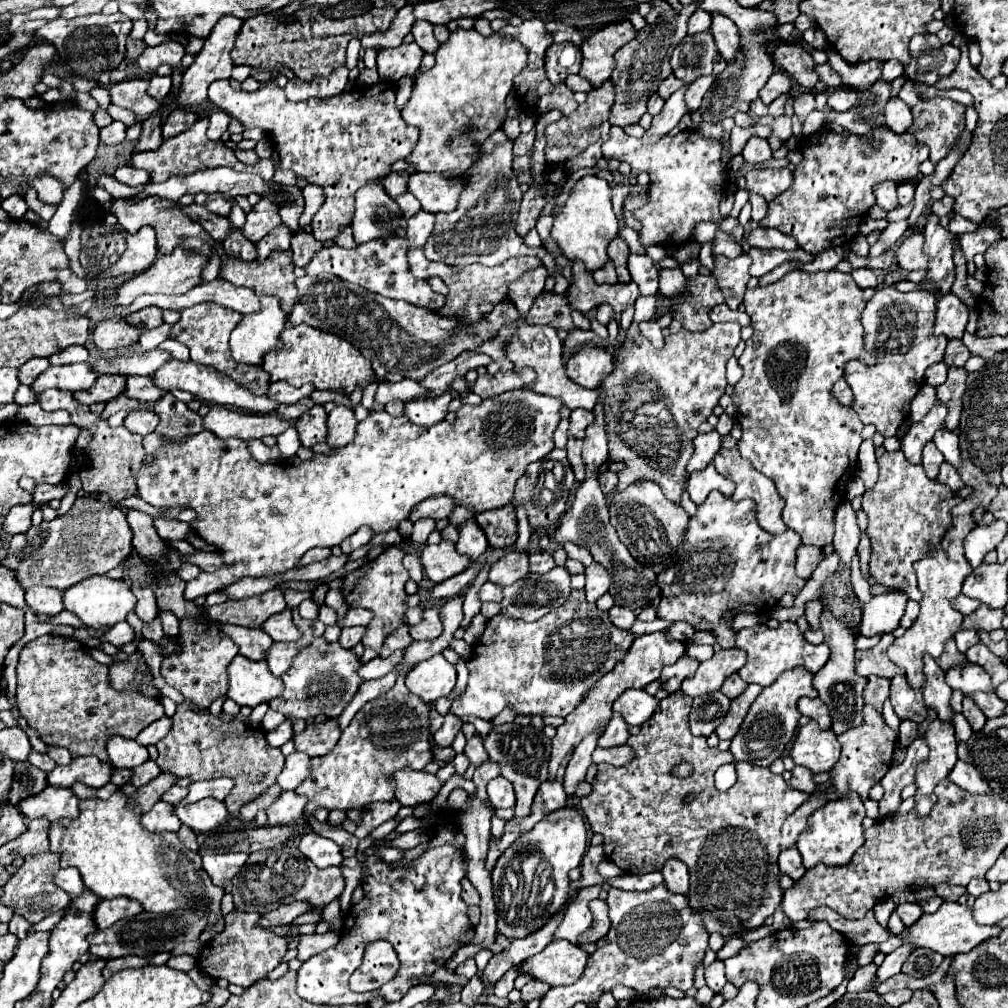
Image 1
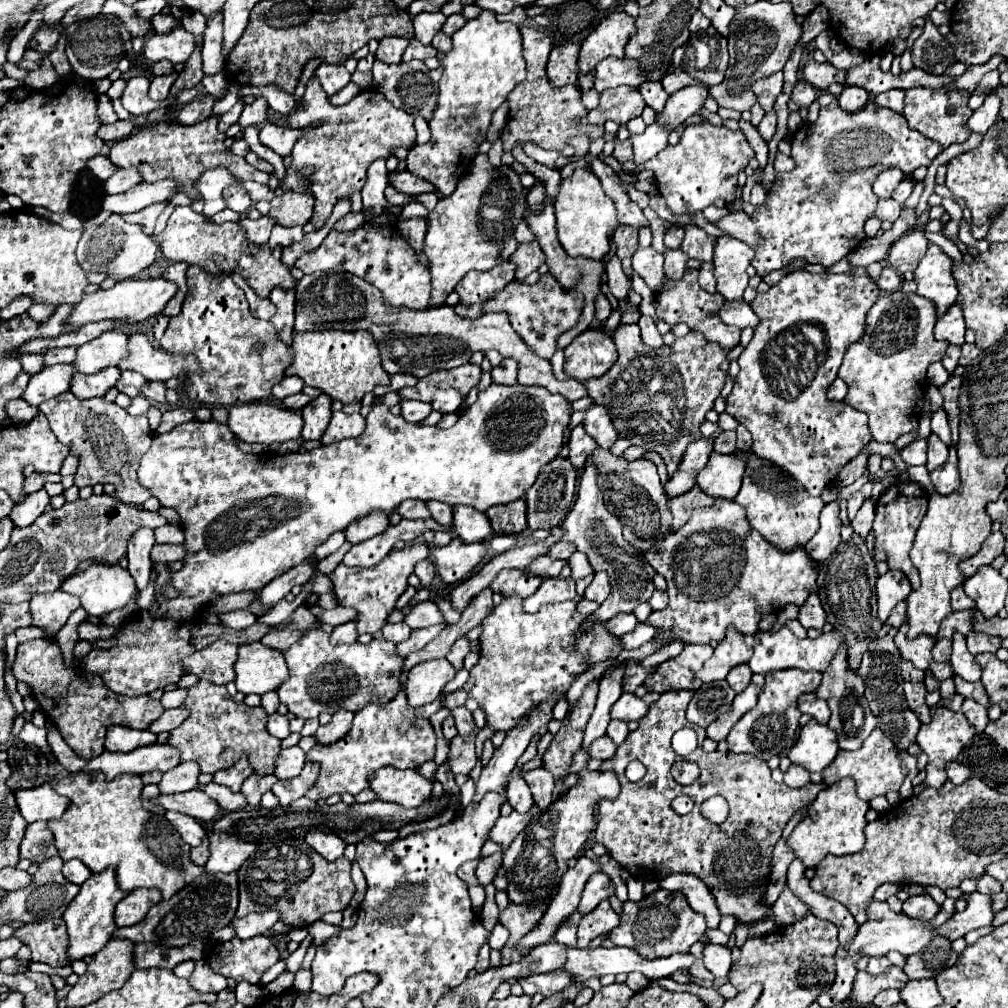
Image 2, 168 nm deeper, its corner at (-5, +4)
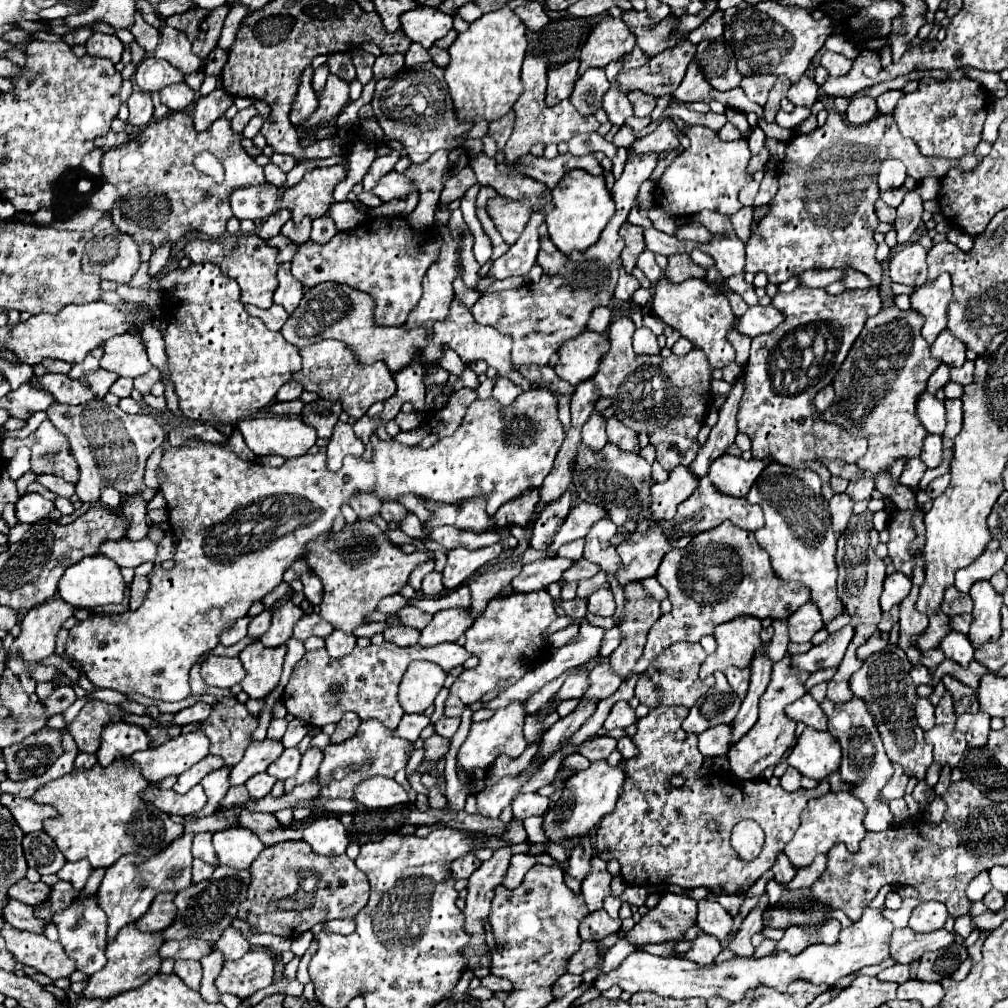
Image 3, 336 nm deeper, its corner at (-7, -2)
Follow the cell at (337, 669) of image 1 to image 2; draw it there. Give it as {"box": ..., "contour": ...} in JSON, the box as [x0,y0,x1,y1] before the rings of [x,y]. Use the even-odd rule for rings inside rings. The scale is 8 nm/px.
{"box":[278,628,404,720],"contour":[[[316,628],[300,642],[296,642],[286,656],[290,678],[278,688],[280,702],[288,706],[292,714],[302,720],[318,718],[318,714],[334,714],[338,710],[358,712],[370,702],[388,702],[396,696],[400,682],[400,668],[404,658],[394,654],[394,644],[384,638],[372,640],[370,644],[330,644],[330,634]]]}

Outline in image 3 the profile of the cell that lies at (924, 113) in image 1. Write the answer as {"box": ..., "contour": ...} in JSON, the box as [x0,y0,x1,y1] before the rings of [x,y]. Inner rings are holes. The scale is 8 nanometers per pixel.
{"box":[892,76,988,160],"contour":[[[926,76],[918,80],[918,90],[902,96],[902,102],[898,102],[892,116],[898,124],[898,130],[906,138],[914,140],[924,156],[956,160],[964,154],[974,152],[978,142],[982,140],[986,102],[988,92],[976,80],[970,80],[966,76],[960,80],[936,80]]]}

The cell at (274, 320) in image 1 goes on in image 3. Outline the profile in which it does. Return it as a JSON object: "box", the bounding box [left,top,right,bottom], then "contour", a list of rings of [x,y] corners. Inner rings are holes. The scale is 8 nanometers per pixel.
{"box":[274,262,304,314],"contour":[[[290,262],[278,266],[278,282],[280,282],[280,286],[278,286],[276,294],[274,294],[274,304],[284,306],[286,312],[292,314],[298,308],[300,300],[302,300],[302,288],[304,286],[302,286],[302,282],[298,282],[292,276]]]}

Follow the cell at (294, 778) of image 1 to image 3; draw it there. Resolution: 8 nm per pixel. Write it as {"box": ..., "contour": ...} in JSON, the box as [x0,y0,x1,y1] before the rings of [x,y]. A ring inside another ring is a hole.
{"box":[268,748,302,780],"contour":[[[286,748],[284,754],[268,766],[268,774],[278,780],[286,780],[296,774],[296,770],[300,766],[300,758],[302,758],[302,754],[298,748]]]}

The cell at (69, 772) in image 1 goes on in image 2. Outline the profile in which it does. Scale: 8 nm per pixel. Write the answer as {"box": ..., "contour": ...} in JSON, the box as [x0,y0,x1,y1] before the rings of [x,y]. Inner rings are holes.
{"box":[86,744,180,780],"contour":[[[152,744],[136,748],[128,754],[112,754],[104,750],[100,756],[90,758],[86,772],[102,772],[108,780],[120,774],[144,774],[152,770],[166,772],[180,764],[180,752],[168,744]]]}

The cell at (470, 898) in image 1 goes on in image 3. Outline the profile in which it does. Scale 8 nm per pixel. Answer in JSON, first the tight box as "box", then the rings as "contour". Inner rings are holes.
{"box":[450,854,480,880],"contour":[[[466,854],[466,856],[458,858],[454,864],[450,864],[450,872],[452,872],[452,876],[454,876],[456,880],[460,880],[460,878],[470,878],[470,874],[472,874],[474,870],[478,870],[478,866],[480,866],[480,860],[478,860],[474,854]]]}

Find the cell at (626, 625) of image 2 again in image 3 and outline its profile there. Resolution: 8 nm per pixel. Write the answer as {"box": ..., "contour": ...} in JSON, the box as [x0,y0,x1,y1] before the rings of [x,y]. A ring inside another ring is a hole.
{"box":[600,626,620,656],"contour":[[[614,626],[612,630],[606,630],[604,638],[602,638],[602,646],[600,646],[600,656],[610,656],[620,644],[620,630]]]}

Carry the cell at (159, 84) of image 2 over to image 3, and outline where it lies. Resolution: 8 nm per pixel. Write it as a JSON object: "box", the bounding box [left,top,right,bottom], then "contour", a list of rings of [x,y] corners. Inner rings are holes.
{"box":[160,82,194,112],"contour":[[[180,82],[180,84],[172,84],[172,86],[166,86],[164,90],[160,90],[160,100],[172,112],[180,112],[192,104],[194,92],[188,88],[188,84]]]}

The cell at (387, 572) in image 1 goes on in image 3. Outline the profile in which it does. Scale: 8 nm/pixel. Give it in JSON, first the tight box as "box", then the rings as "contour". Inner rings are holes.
{"box":[306,522,430,634],"contour":[[[374,522],[346,524],[342,532],[330,532],[326,538],[316,538],[306,546],[306,564],[322,580],[322,602],[320,616],[348,634],[362,626],[362,620],[376,610],[384,596],[400,592],[408,582],[410,572],[430,558],[428,550],[416,550],[412,554],[402,552],[400,546],[392,544],[390,538]]]}

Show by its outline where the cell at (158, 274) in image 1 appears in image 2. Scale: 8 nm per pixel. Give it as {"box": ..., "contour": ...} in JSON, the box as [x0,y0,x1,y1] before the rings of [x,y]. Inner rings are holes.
{"box":[68,276,178,326],"contour":[[[158,276],[154,280],[152,278],[148,278],[148,280],[140,280],[140,278],[120,280],[110,290],[98,290],[94,294],[84,294],[84,298],[74,306],[68,322],[78,324],[78,326],[84,326],[88,322],[98,322],[104,318],[142,322],[150,316],[158,316],[176,292],[178,292],[178,284],[172,280],[166,280],[164,276]]]}

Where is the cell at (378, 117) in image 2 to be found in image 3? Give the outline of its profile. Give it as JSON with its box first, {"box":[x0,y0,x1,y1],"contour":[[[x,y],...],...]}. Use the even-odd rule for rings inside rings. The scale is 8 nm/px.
{"box":[312,64,330,92],"contour":[[[322,64],[320,68],[316,68],[316,72],[314,72],[314,80],[312,80],[312,84],[314,84],[314,90],[316,92],[320,92],[322,88],[324,88],[324,84],[326,84],[326,78],[330,76],[330,70],[328,70],[328,64]]]}

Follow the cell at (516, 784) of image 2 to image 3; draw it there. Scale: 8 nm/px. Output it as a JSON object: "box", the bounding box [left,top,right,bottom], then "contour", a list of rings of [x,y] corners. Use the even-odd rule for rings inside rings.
{"box":[512,792,550,820],"contour":[[[536,792],[532,794],[520,794],[512,802],[514,808],[514,818],[524,820],[528,816],[542,816],[550,808],[550,800],[546,796],[540,796]]]}

